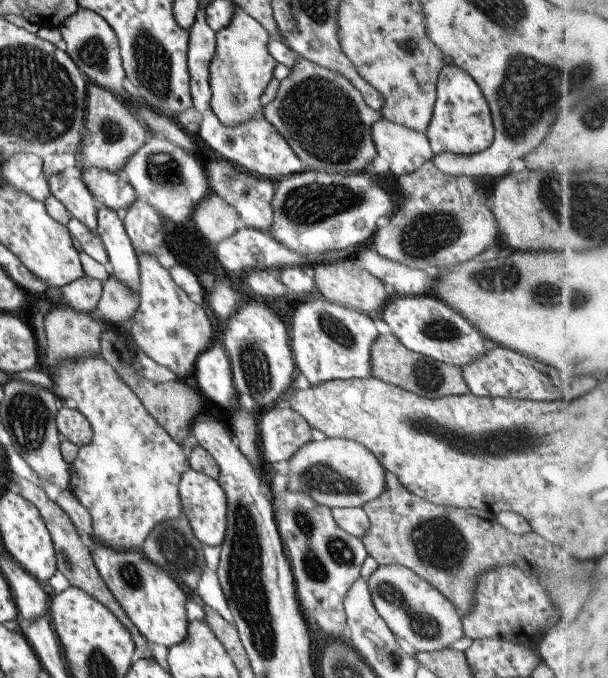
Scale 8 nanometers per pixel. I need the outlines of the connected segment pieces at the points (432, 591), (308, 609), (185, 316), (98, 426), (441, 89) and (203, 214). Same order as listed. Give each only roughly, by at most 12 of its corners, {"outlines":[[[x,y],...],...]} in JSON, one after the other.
{"outlines":[[[407,566],[367,579],[388,628],[417,651],[464,636],[460,612]],[[287,493],[275,521],[312,634],[350,643],[343,600],[368,551]],[[154,253],[137,254],[131,338],[188,379],[212,324]],[[103,354],[50,380],[91,424],[69,490],[138,551],[181,512],[183,448]],[[443,66],[426,132],[435,154],[471,155],[494,140],[482,90]],[[216,193],[195,204],[191,219],[214,248],[246,227]]]}

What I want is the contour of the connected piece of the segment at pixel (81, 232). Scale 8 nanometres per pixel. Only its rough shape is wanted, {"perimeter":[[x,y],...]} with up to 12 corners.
{"perimeter":[[80,219],[66,225],[76,245],[106,267],[113,266],[98,233]]}

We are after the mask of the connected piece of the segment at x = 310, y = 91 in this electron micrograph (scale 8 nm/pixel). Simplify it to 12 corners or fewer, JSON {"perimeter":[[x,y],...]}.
{"perimeter":[[296,54],[263,119],[306,168],[370,172],[383,117]]}

